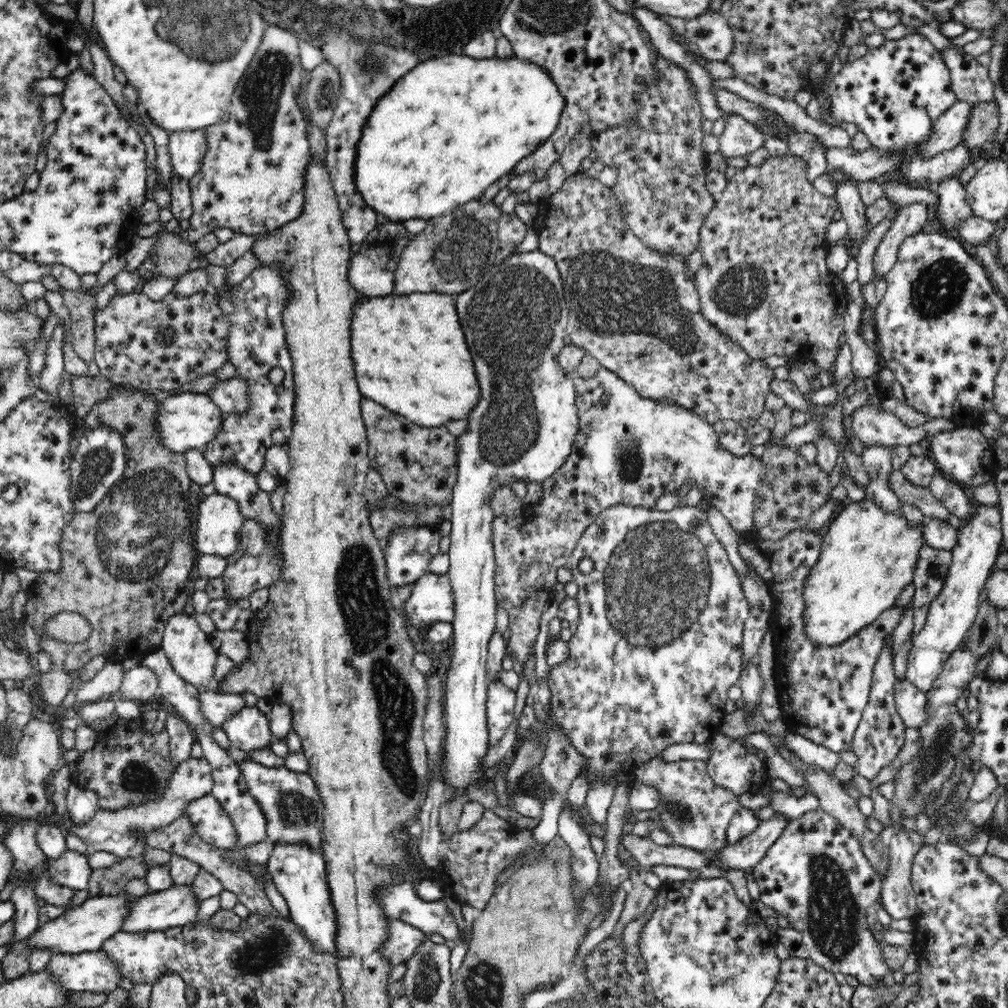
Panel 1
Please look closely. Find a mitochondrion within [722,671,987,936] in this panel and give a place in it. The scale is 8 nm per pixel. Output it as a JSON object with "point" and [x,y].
{"point":[932,761]}

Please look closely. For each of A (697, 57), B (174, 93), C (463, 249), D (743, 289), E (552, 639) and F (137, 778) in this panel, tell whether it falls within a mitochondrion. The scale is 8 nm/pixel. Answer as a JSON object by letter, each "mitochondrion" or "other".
{"A":"other","B":"other","C":"mitochondrion","D":"mitochondrion","E":"other","F":"mitochondrion"}

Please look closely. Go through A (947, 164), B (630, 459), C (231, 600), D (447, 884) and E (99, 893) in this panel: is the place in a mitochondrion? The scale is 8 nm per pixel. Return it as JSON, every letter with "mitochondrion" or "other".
{"A":"mitochondrion","B":"mitochondrion","C":"other","D":"other","E":"other"}

